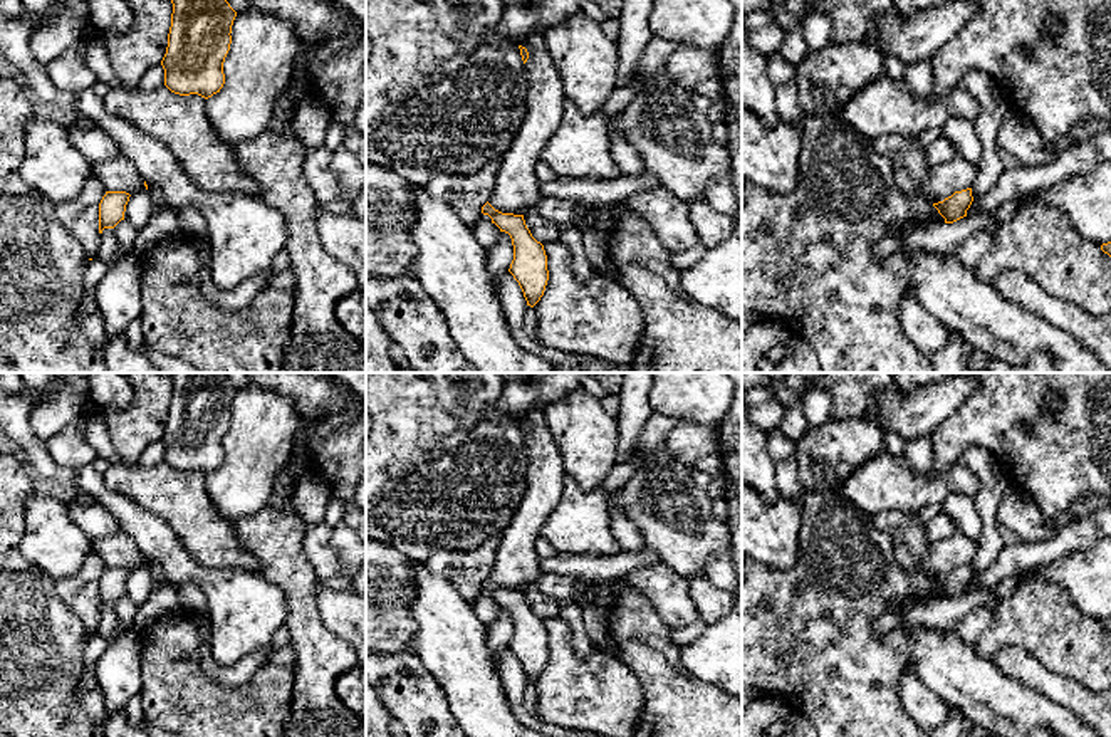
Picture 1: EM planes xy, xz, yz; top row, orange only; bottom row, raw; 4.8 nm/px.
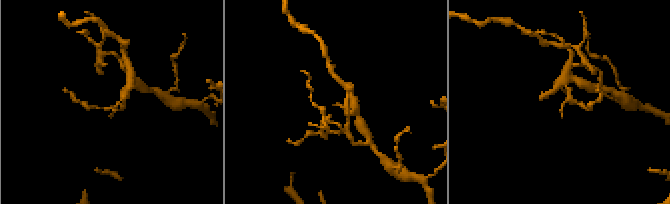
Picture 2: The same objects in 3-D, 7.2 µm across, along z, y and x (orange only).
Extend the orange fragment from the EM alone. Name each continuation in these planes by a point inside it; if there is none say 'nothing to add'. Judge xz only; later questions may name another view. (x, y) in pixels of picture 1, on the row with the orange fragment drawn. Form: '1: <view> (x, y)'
nothing to add

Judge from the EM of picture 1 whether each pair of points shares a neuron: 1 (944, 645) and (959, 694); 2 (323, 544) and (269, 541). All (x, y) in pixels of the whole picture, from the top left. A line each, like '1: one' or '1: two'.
1: one
2: two

